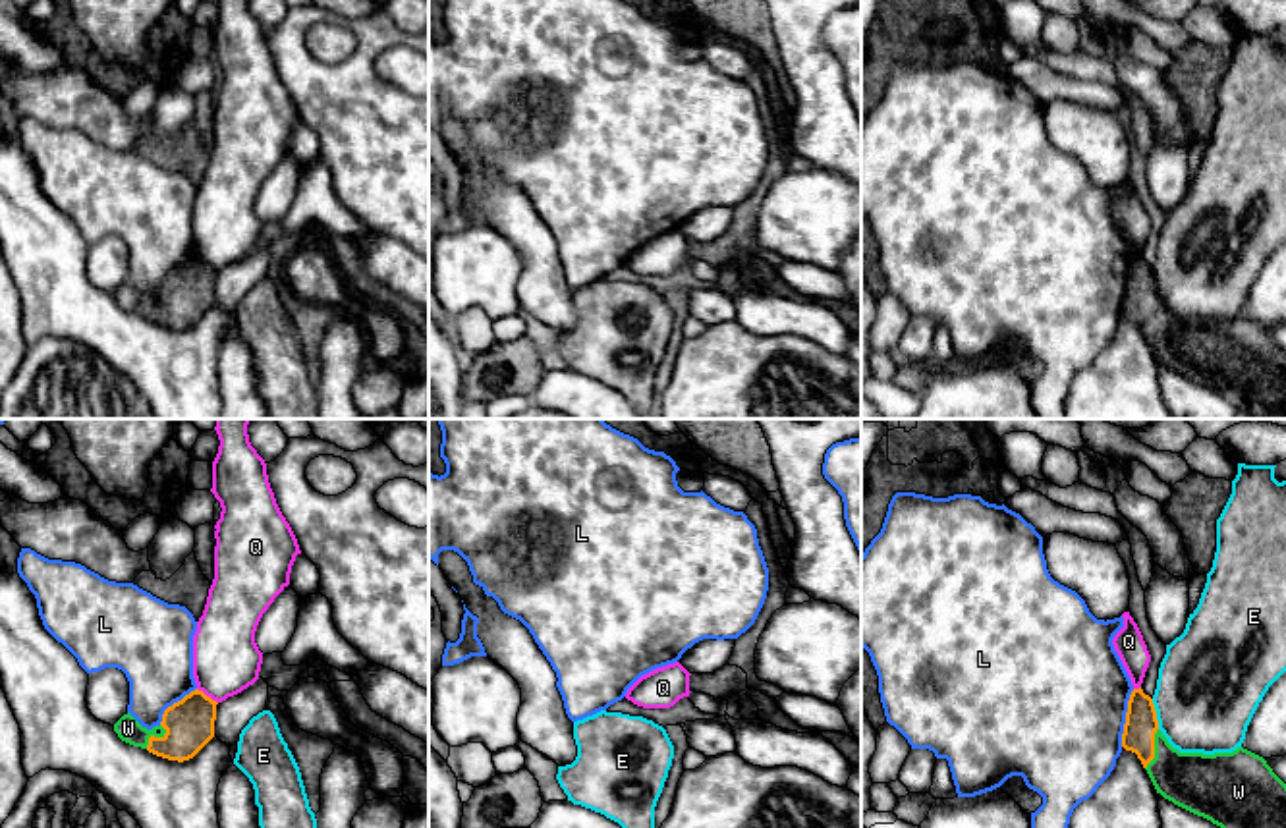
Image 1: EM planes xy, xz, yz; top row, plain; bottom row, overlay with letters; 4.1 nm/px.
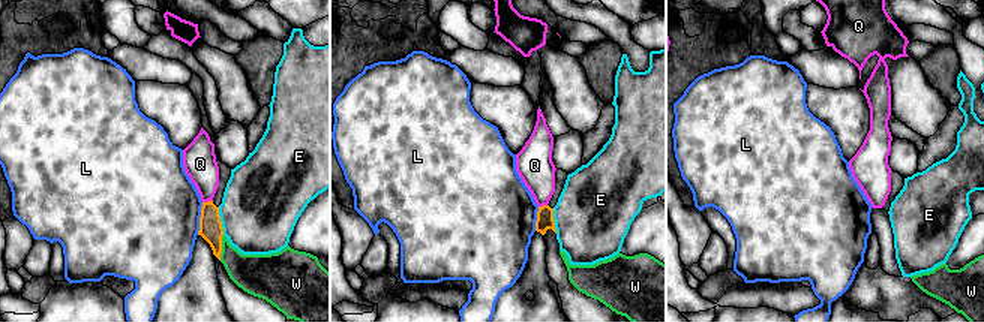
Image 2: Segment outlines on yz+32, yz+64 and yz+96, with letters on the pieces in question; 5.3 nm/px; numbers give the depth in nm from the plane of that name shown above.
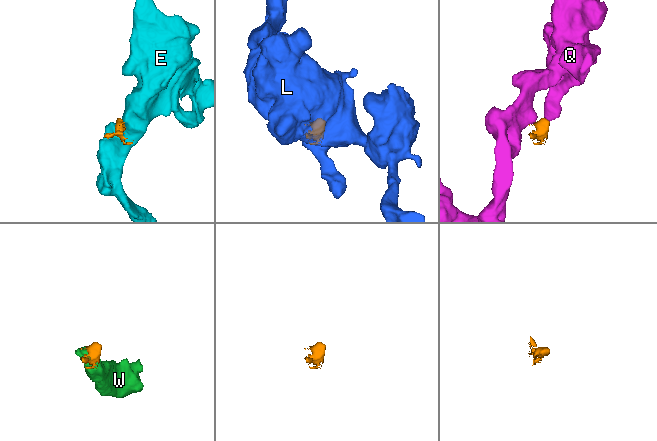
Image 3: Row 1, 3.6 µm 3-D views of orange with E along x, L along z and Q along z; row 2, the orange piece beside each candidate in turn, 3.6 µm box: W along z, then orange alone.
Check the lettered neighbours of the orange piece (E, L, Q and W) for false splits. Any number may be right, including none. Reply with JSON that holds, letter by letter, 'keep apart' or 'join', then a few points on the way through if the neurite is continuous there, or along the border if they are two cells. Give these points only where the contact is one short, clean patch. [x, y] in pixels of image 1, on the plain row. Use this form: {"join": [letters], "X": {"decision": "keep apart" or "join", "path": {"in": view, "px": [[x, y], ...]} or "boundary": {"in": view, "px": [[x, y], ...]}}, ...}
{"join": ["W"], "E": {"decision": "keep apart", "boundary": {"in": "yz", "px": [[1151, 267], [1159, 296]]}}, "L": {"decision": "keep apart"}, "Q": {"decision": "keep apart", "boundary": {"in": "xy", "px": [[197, 255], [217, 271]]}}, "W": {"decision": "join"}}

